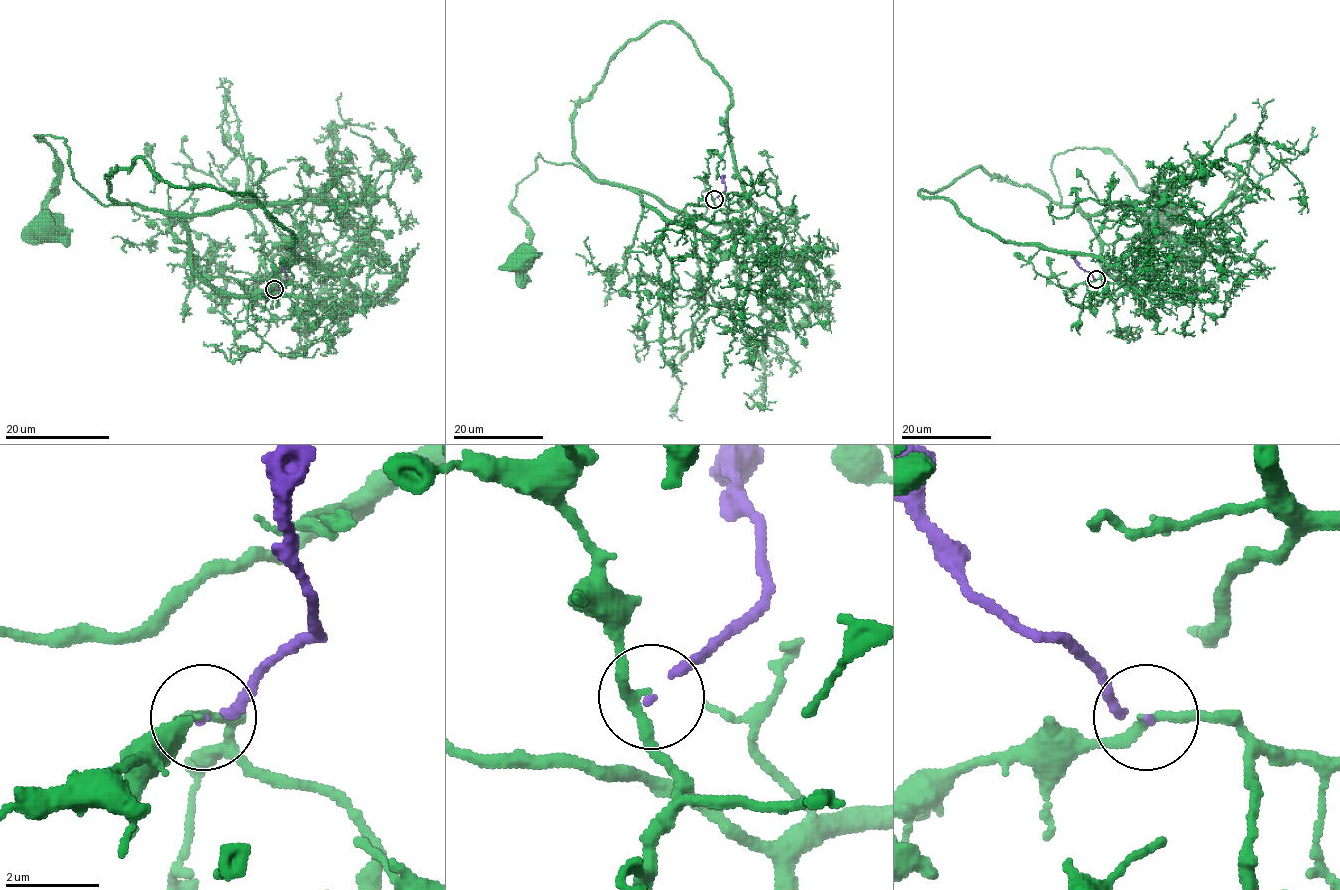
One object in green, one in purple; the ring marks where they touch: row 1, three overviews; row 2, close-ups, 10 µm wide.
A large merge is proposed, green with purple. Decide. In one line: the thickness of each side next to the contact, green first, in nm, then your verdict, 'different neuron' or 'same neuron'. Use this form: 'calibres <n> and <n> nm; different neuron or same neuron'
calibres 180 and 150 nm; different neuron

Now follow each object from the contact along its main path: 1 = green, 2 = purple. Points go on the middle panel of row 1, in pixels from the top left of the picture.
1: (715, 198), (702, 229), (666, 223), (627, 187), (540, 154), (512, 208), (530, 226), (526, 260), (517, 262)
2: (715, 199), (724, 191), (725, 175)

